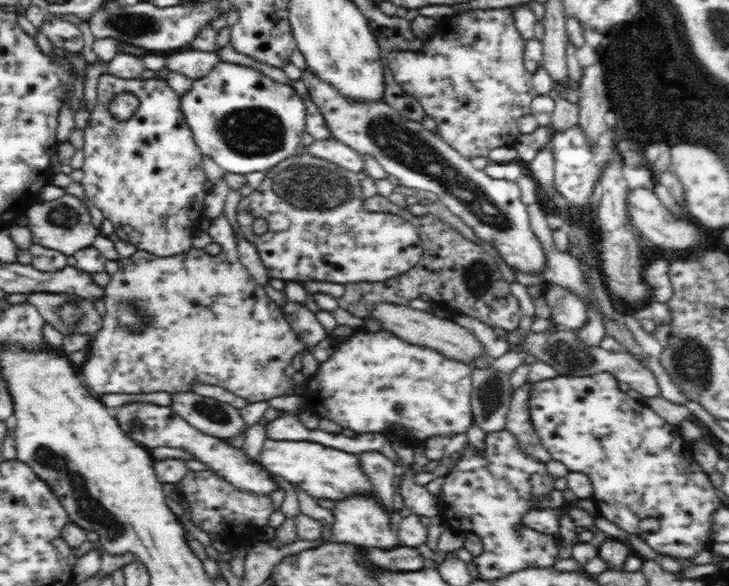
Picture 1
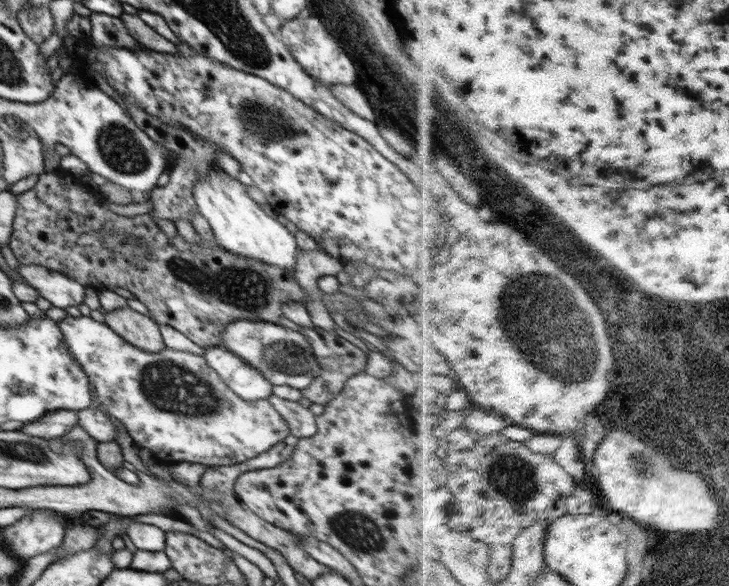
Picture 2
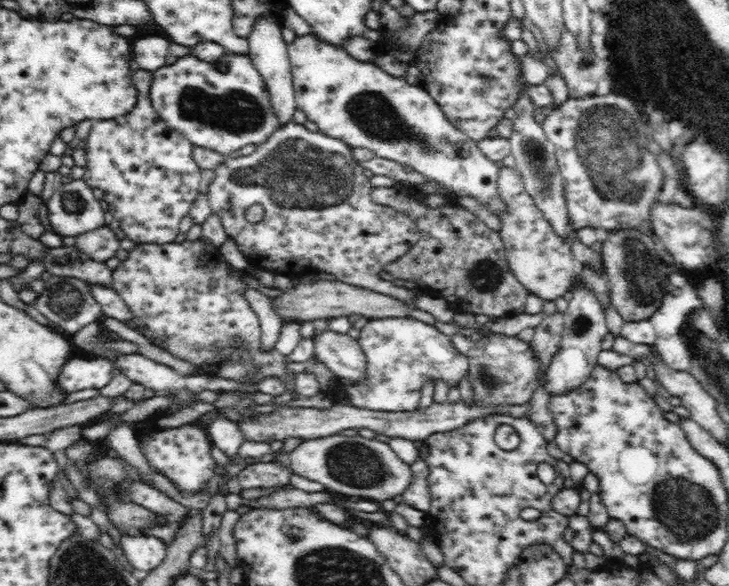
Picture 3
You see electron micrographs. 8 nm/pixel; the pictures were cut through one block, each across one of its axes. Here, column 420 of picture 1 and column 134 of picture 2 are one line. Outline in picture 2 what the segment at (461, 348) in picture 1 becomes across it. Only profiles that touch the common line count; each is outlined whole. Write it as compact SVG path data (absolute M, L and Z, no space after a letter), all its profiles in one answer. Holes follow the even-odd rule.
M129 307L115 308L114 311L104 312L104 316L105 323L126 342L146 352L164 350L165 342L159 324L154 319Z

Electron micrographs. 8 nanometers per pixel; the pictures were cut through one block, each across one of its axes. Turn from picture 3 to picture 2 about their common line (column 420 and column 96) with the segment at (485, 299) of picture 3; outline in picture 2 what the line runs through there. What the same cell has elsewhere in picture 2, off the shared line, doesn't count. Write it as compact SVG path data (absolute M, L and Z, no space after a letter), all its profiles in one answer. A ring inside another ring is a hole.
M54 172L40 174L33 188L17 194L15 213L9 247L19 264L34 264L53 270L82 285L102 284L108 288L109 294L110 288L125 288L146 306L159 325L174 327L203 348L220 345L222 331L225 331L225 326L231 322L244 319L278 325L283 317L282 304L292 301L306 304L308 300L292 272L286 270L285 273L277 266L234 254L222 248L215 236L211 242L200 236L202 245L187 243L180 235L170 238L156 225L149 213L135 217L118 215L96 204L94 198L83 189L64 186L60 176L54 176ZM103 230L115 230L128 238L140 238L141 242L149 246L149 255L142 257L140 261L131 261L115 253L99 239Z

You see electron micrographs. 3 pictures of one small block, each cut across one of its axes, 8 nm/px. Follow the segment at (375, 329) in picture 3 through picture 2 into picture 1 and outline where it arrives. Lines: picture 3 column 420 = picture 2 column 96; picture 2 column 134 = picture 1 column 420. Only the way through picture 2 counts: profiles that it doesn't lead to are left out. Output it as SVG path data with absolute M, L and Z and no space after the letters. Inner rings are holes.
M384 328L372 333L357 330L346 340L339 341L338 346L336 346L336 352L328 360L319 364L318 370L308 379L305 390L307 397L315 399L318 404L324 404L320 410L320 412L324 410L324 414L320 414L319 418L329 418L332 422L340 424L342 428L350 428L350 430L354 430L357 434L366 434L368 432L383 434L384 430L388 430L388 426L399 426L399 428L407 430L409 438L405 440L411 445L422 444L423 441L427 438L432 438L432 436L445 436L450 439L452 436L456 436L456 434L466 434L468 428L473 423L470 396L472 394L472 367L470 368L470 365L458 362L453 358L446 358L443 354L431 348L410 344L398 338L394 333L386 331Z

